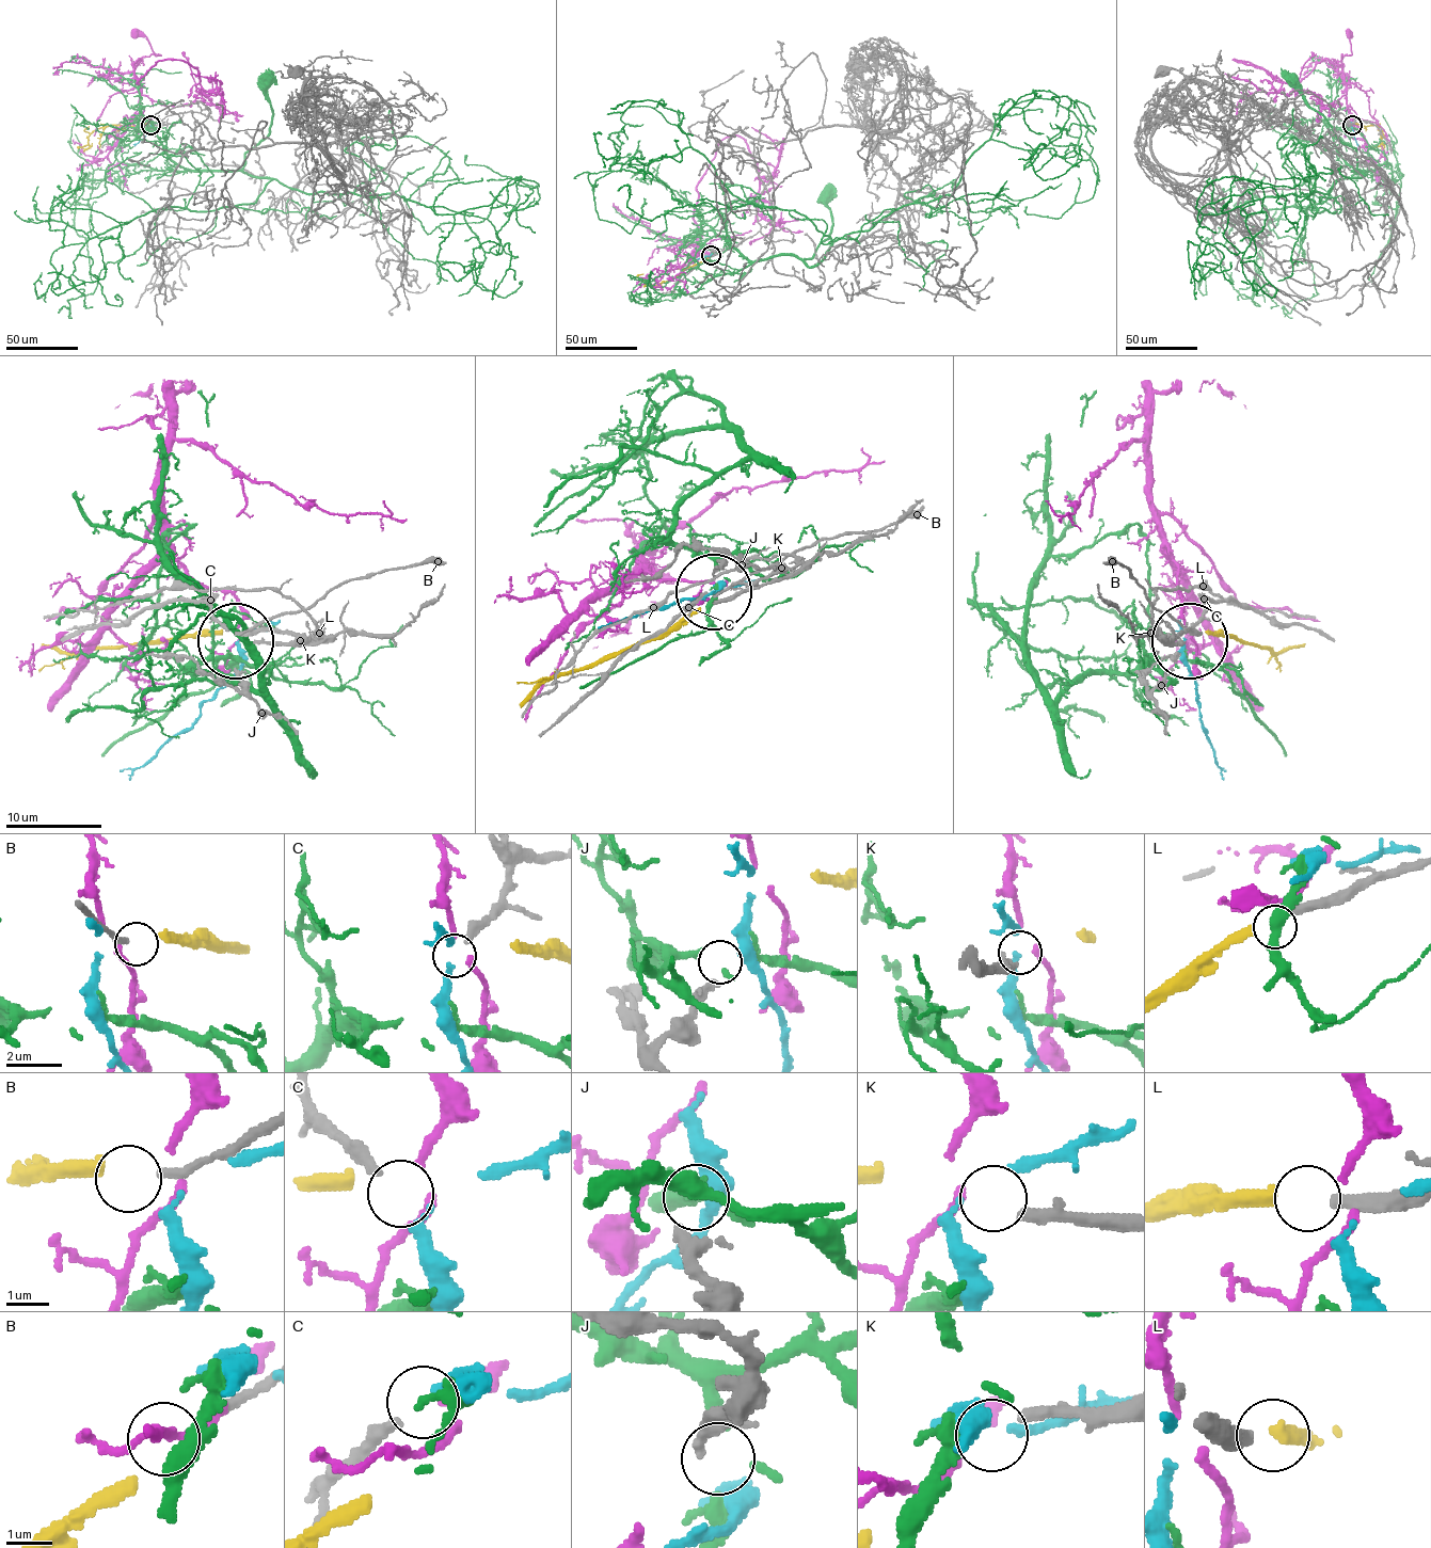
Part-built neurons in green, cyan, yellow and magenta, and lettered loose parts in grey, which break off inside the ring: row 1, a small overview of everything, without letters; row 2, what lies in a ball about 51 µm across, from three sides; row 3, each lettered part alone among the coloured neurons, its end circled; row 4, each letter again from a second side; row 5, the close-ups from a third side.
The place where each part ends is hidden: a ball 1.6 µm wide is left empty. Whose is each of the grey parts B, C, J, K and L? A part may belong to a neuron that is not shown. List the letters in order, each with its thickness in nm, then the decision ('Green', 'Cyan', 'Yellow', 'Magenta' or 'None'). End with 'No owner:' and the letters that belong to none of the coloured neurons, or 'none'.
B: Thickness 240 nm. None
C: Thickness 280 nm. Cyan
J: Thickness 220 nm. None
K: Thickness 280 nm. None
L: Thickness 300 nm. Yellow
No owner: B, J, K

